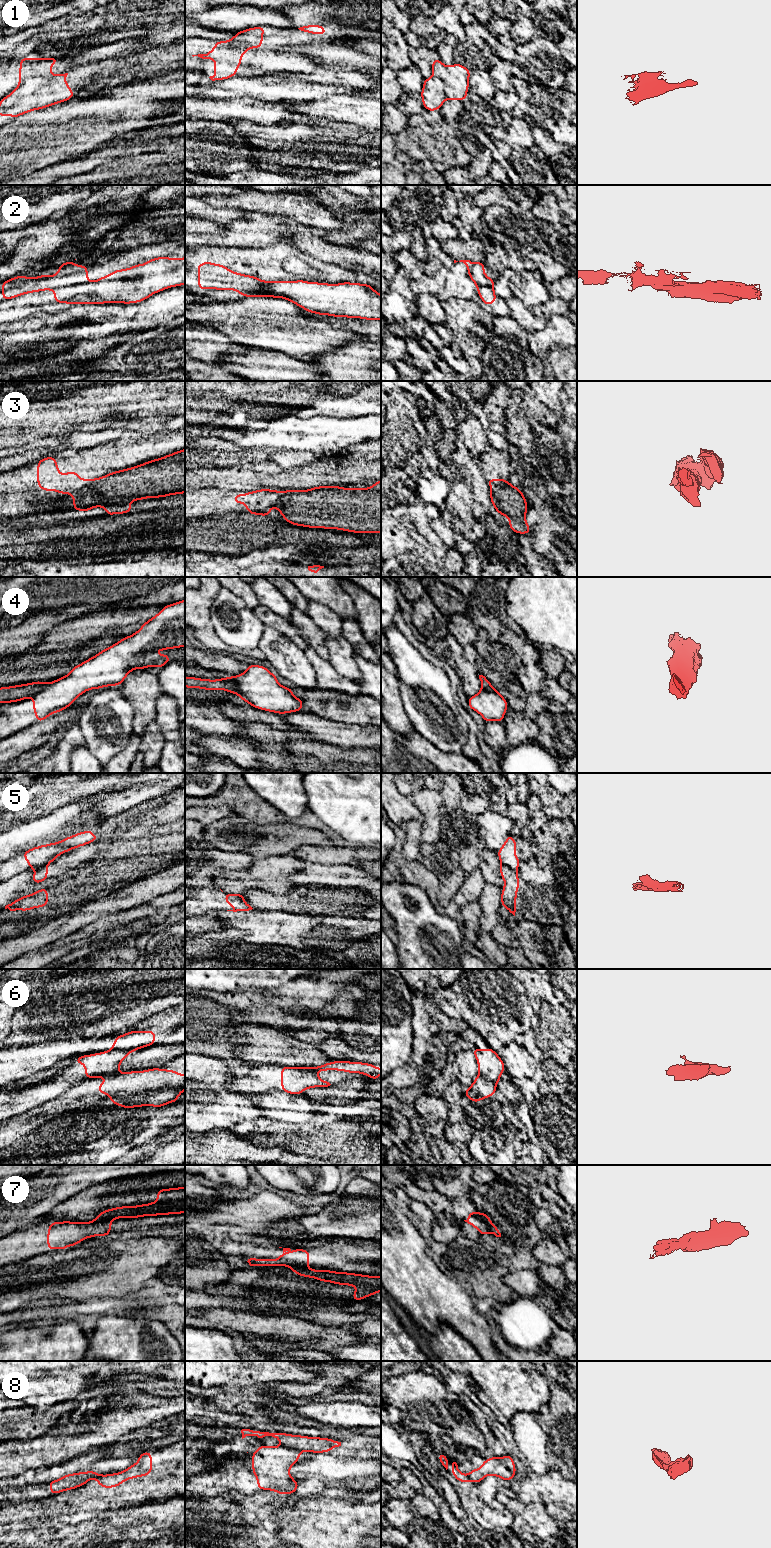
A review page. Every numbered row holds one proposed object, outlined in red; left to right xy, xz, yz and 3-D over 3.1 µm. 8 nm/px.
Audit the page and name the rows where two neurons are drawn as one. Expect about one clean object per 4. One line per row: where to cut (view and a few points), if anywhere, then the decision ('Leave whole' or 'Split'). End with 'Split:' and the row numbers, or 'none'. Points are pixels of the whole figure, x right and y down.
1: Split along xy (54, 75), (50, 77), (28, 77), (17, 87). Split
2: Split along xy (87, 281), (60, 286), (54, 290). Split
3: Split along xy (100, 477), (93, 482), (85, 484), (72, 494). Split
4: Split along xz (228, 677), (234, 683), (234, 692). Split
5: Split along yz (501, 864), (516, 872). Split
6: Split along yz (479, 1073), (495, 1084). Split
7: Split along xy (110, 1220), (91, 1222). Split
8: Split along xz (282, 1445), (299, 1451). Split
Split: 1, 2, 3, 4, 5, 6, 7, 8

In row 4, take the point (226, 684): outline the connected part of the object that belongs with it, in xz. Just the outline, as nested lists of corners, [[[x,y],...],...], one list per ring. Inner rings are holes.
[[[185,677],[185,687],[204,690],[225,690],[229,693],[234,693],[235,683],[229,678],[210,680],[196,677]]]

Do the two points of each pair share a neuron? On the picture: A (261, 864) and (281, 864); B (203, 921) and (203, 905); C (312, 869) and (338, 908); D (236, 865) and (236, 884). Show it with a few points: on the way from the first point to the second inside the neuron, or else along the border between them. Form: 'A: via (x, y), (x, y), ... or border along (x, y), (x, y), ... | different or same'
A: via (266, 864), (276, 864) | same
B: border along (205, 915), (195, 917) | different
C: border along (300, 886), (328, 886), (346, 889) | different
D: border along (220, 870), (234, 871) | different

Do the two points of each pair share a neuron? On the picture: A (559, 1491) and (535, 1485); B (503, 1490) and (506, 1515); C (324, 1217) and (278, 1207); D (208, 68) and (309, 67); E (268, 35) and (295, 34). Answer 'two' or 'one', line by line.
A: one
B: two
C: two
D: one
E: one

